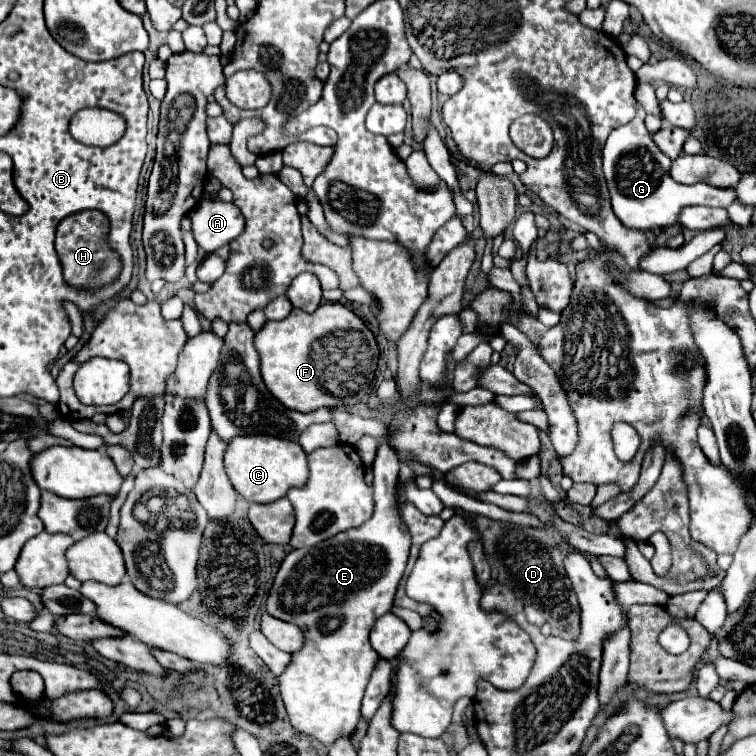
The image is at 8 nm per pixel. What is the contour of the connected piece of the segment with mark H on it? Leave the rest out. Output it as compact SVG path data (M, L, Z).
M78 211L64 218L56 229L56 251L64 267L64 279L76 287L100 287L110 283L120 273L120 259L106 243L108 231L100 227L109 225L109 219L100 211Z

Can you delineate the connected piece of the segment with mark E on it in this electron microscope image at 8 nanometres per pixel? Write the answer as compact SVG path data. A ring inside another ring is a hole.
M380 441L372 465L374 501L376 501L372 519L356 529L342 531L332 539L322 541L320 545L290 551L282 561L266 599L266 611L272 617L300 625L300 629L304 629L304 645L302 649L292 653L292 661L278 677L279 690L292 727L312 739L318 739L322 745L332 745L340 737L352 735L352 731L360 721L360 701L370 681L372 669L380 659L378 653L370 647L368 633L374 621L392 609L398 581L406 569L410 553L410 533L400 519L398 501L392 503L392 507L386 507L390 505L386 503L390 501L386 499L388 493L396 497L398 469L400 457L396 457L396 453L392 453L392 449L388 449L388 445Z

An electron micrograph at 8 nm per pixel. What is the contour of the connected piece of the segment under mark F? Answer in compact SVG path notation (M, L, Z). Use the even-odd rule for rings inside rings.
M322 303L314 313L294 309L282 321L266 321L254 337L256 351L260 353L260 373L268 391L286 407L300 413L310 413L320 407L352 407L370 389L378 365L378 345L370 329L352 309L340 303Z

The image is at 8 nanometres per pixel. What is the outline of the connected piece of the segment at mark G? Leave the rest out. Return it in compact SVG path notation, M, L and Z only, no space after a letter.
M638 105L638 113L632 119L632 123L614 129L608 135L606 145L602 149L604 175L606 175L608 191L612 195L612 209L616 217L626 227L650 231L654 227L676 225L682 209L692 205L728 209L736 201L736 191L732 187L716 189L708 183L680 185L670 177L670 159L652 141L652 135L644 127L644 117L646 113Z

